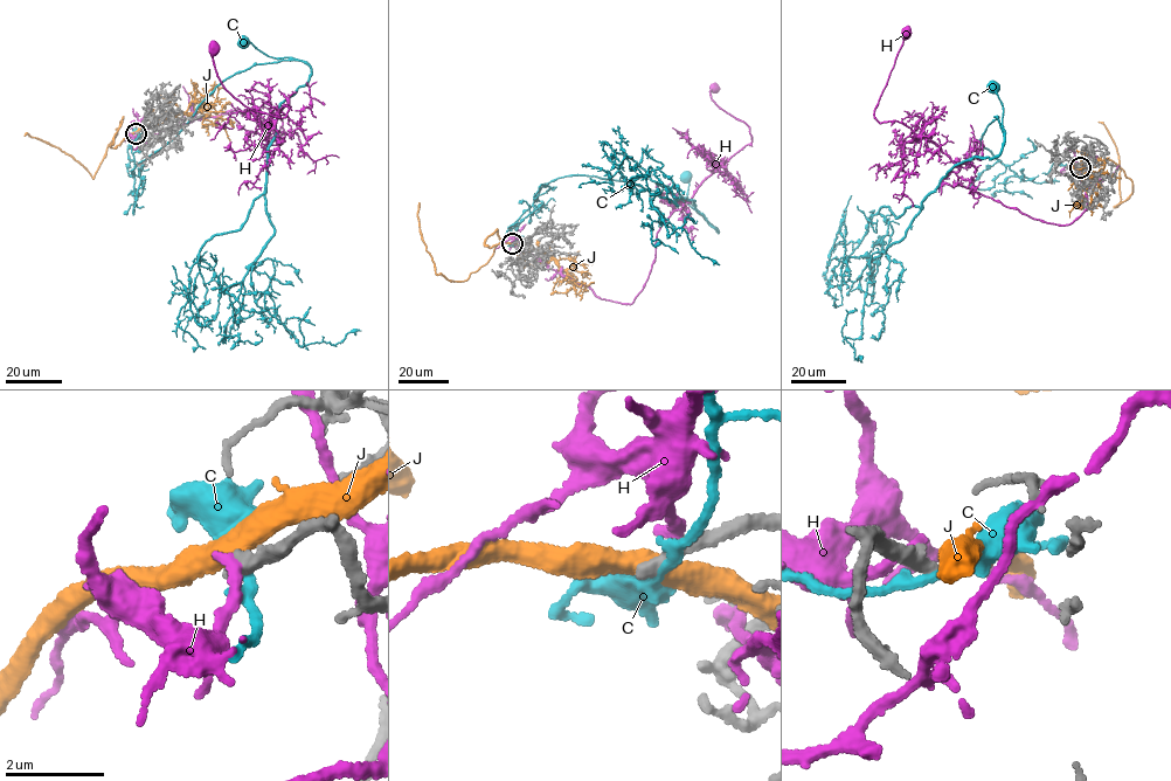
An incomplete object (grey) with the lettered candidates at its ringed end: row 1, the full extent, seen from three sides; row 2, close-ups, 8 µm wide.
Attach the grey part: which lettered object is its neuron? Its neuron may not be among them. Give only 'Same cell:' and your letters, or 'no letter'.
Same cell: no letter

